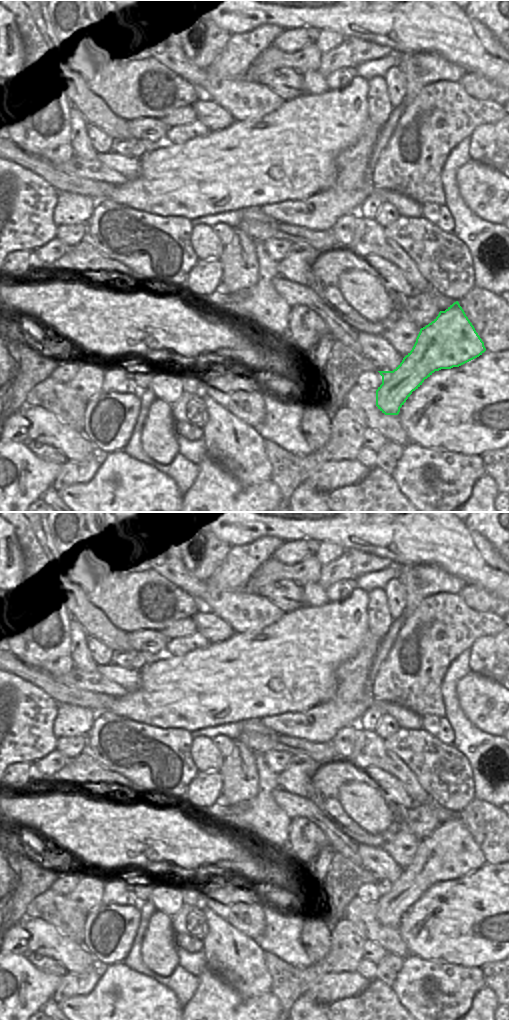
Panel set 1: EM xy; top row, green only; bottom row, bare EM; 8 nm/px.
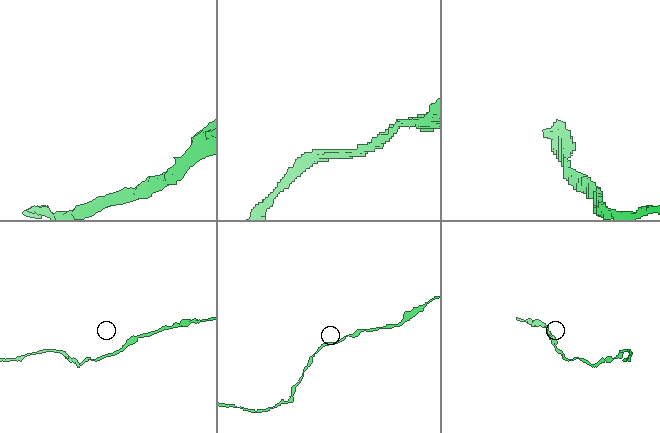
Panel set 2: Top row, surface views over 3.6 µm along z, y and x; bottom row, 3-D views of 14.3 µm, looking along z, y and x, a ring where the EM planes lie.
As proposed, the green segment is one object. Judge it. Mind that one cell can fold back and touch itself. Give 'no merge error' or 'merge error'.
no merge error

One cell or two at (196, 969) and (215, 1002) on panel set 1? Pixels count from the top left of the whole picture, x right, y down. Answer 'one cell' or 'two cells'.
two cells

